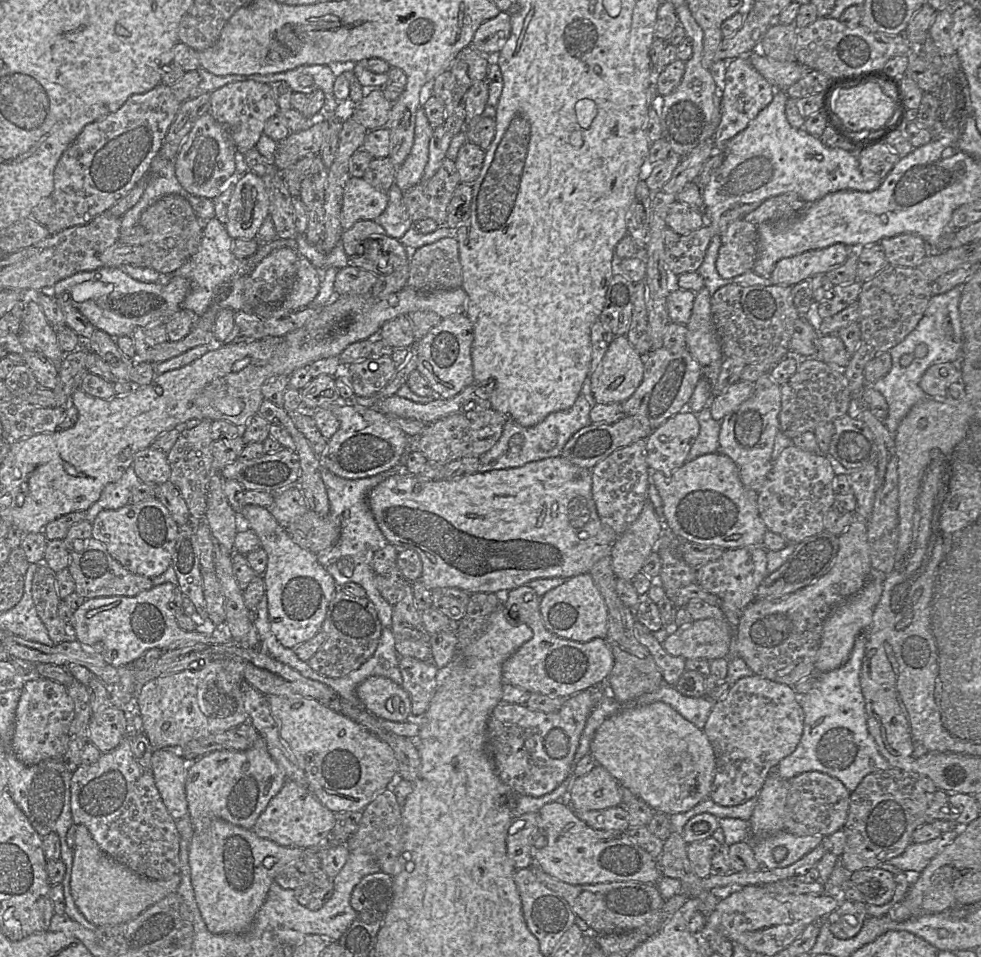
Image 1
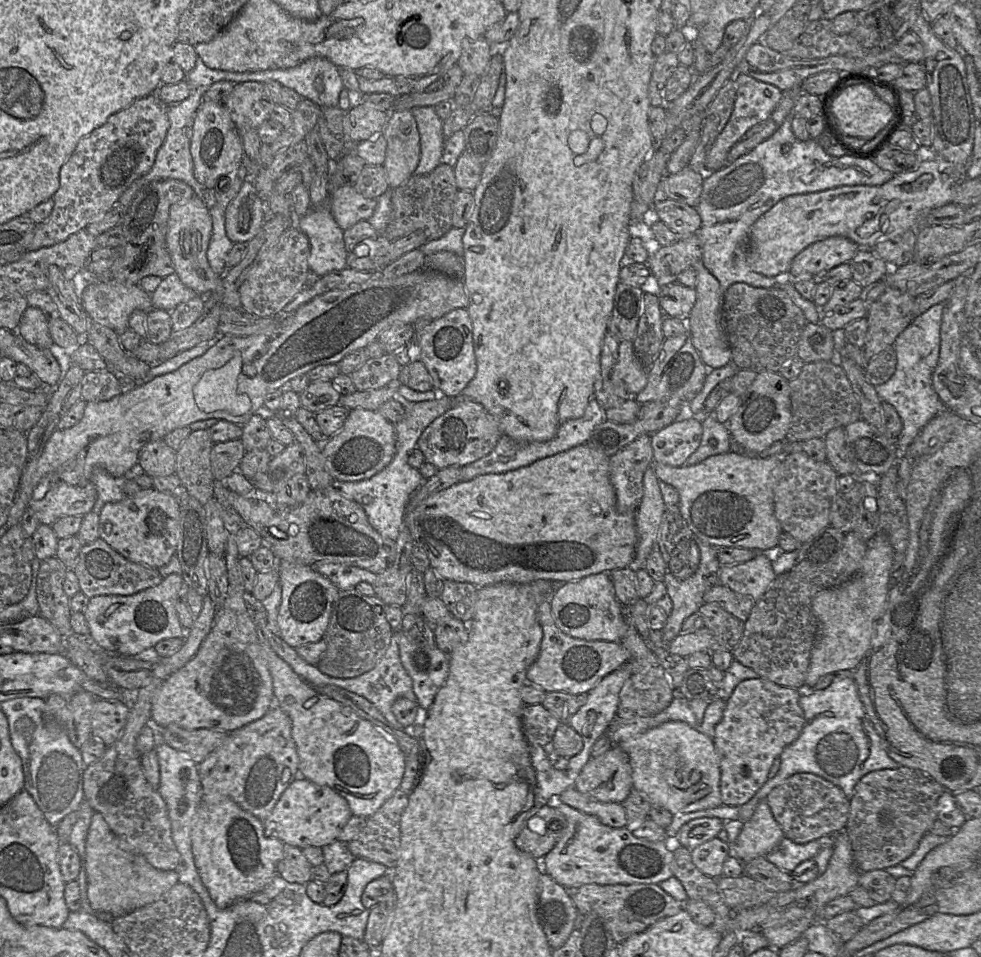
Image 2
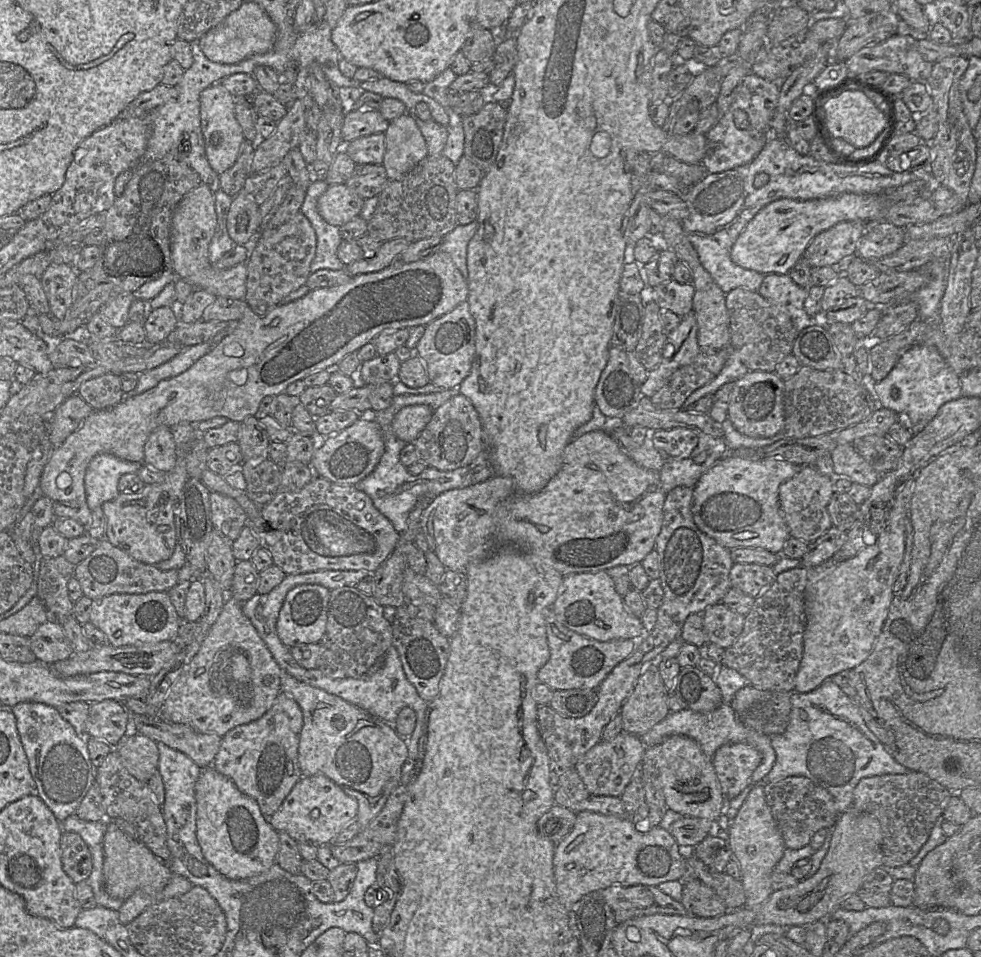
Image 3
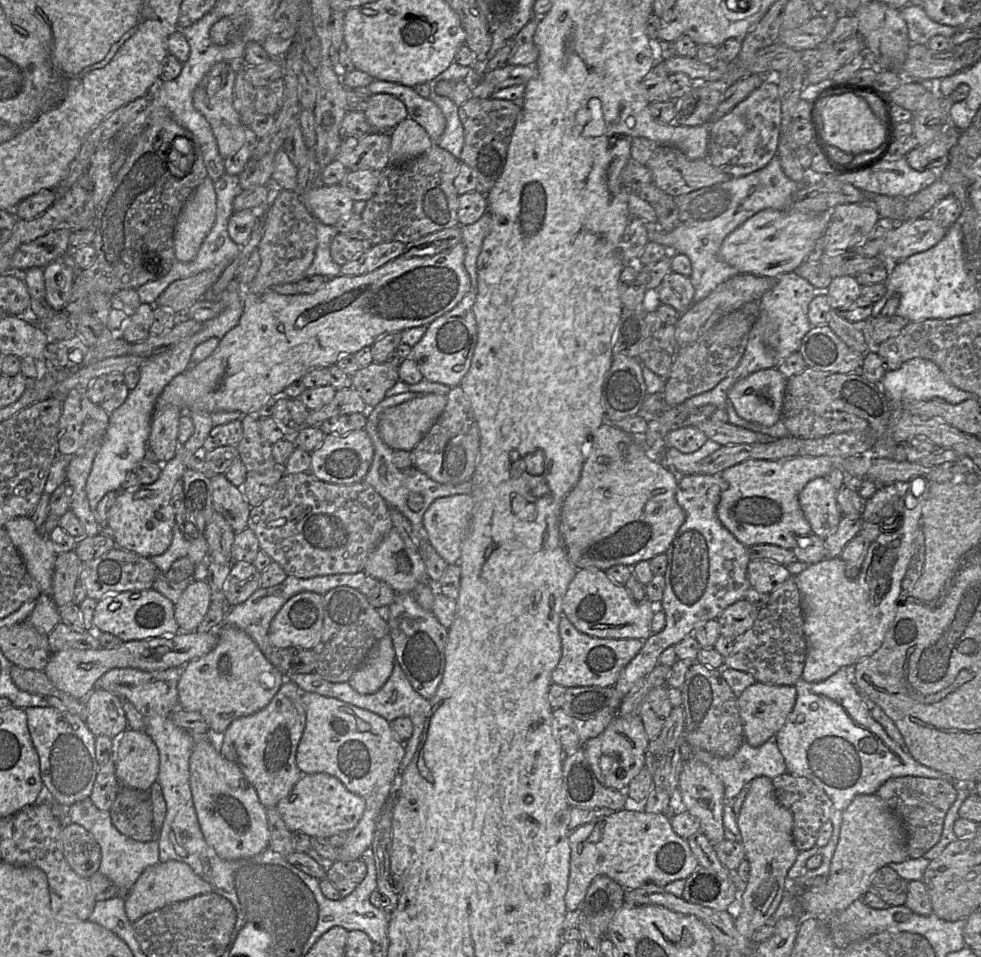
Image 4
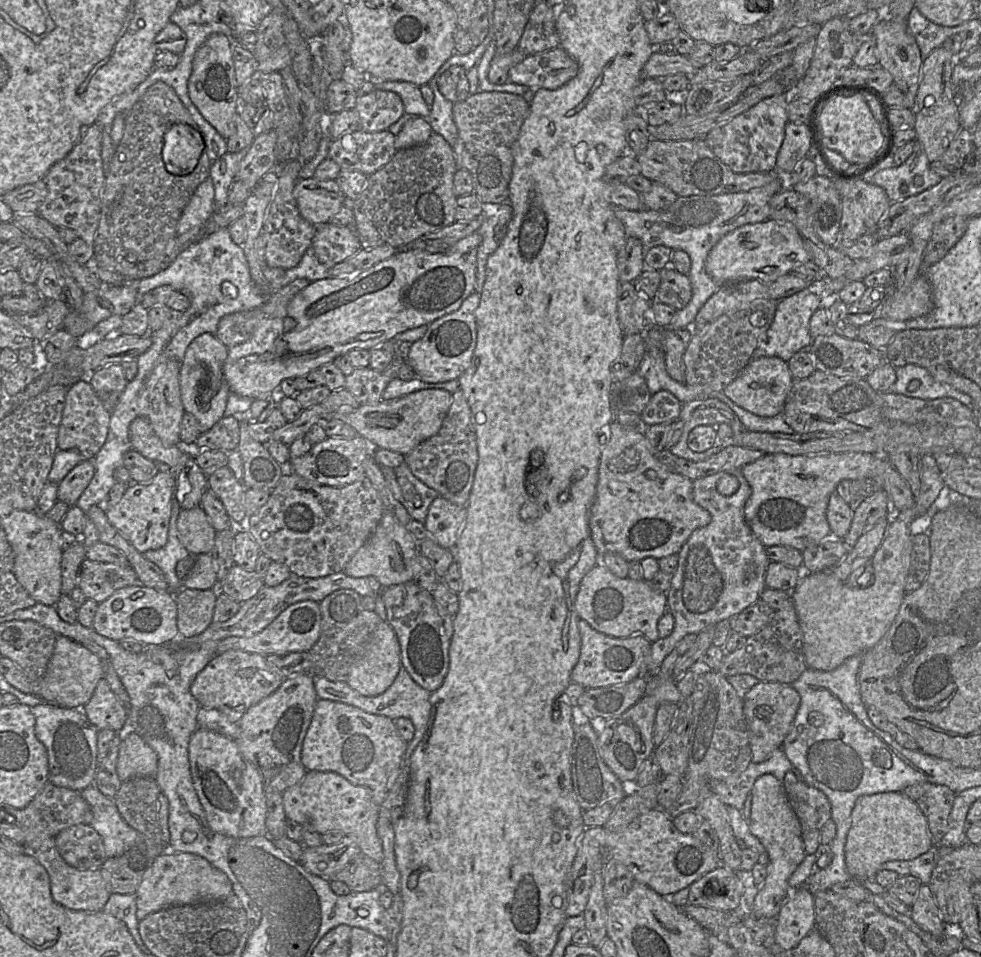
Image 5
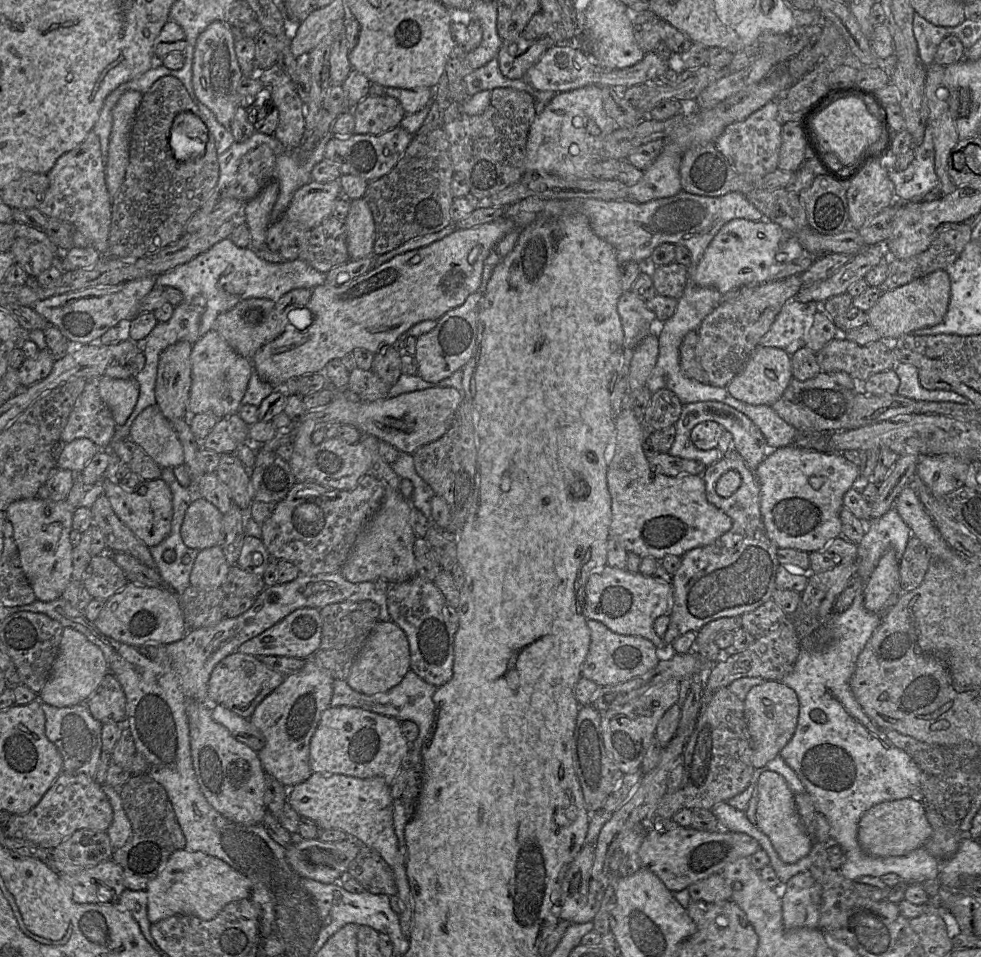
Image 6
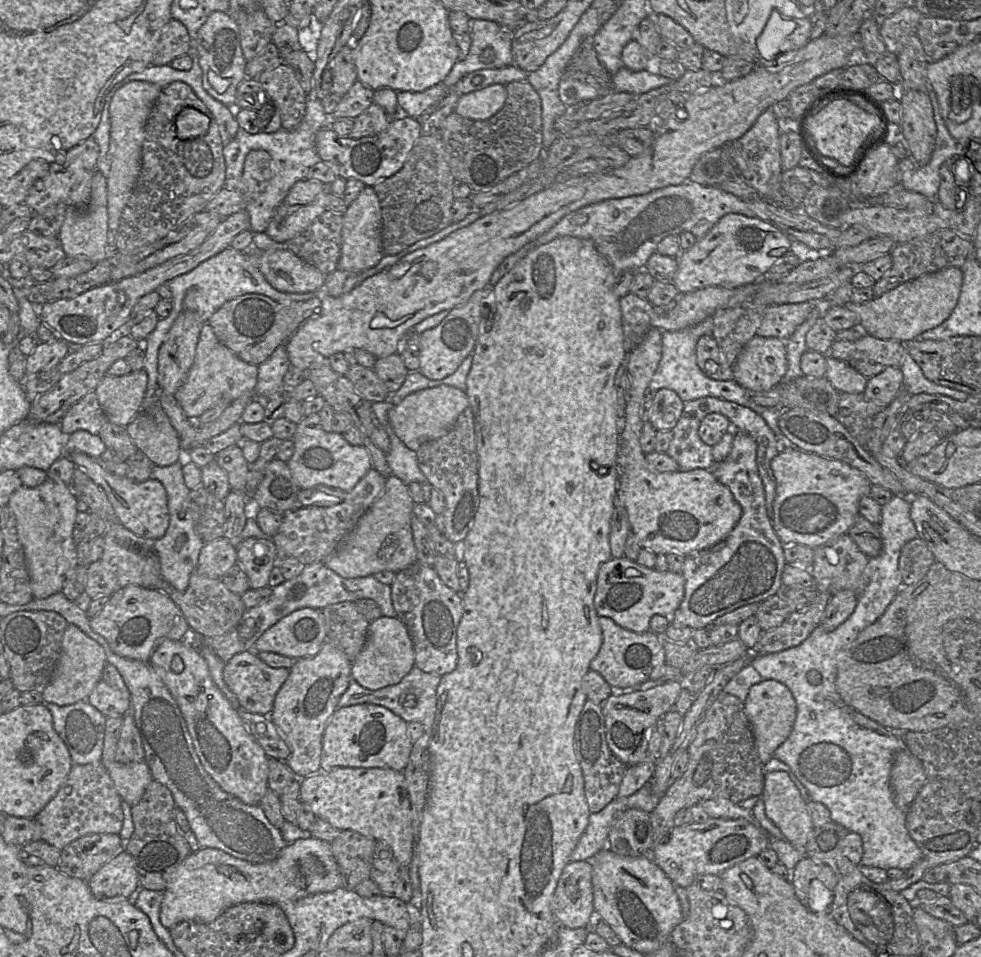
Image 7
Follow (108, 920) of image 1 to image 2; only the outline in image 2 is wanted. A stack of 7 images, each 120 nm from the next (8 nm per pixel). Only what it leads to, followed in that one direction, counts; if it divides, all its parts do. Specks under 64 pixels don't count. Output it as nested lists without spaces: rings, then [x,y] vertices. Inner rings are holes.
[[[95,812],[89,825],[83,868],[86,872],[87,898],[96,911],[119,917],[161,898],[178,882],[175,870],[161,871],[151,866],[141,854],[121,841],[100,813]]]

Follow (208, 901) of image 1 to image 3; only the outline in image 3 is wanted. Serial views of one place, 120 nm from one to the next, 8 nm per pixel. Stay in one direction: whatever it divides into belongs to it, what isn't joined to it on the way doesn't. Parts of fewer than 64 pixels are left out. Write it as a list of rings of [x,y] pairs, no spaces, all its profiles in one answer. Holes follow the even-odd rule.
[[[212,766],[202,768],[195,783],[196,838],[204,858],[223,876],[231,880],[242,880],[258,875],[276,862],[279,837],[278,832],[264,816],[258,803],[241,793],[232,780]]]

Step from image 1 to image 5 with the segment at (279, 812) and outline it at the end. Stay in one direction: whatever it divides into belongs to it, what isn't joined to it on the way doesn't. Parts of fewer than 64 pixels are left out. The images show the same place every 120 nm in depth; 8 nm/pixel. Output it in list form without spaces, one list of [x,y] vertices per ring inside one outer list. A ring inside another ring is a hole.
[[[307,771],[301,781],[283,792],[283,805],[288,821],[296,822],[302,827],[313,827],[322,835],[339,830],[346,836],[355,836],[364,855],[378,863],[382,862],[383,846],[377,833],[380,806],[375,804],[373,793],[368,787],[354,785],[335,772]]]

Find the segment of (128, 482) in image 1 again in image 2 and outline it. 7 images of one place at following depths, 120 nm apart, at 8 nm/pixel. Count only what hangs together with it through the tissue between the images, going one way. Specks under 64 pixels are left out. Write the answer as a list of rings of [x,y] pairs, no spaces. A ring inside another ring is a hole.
[[[139,464],[132,466],[132,468],[121,477],[113,477],[104,469],[96,468],[92,475],[92,481],[97,490],[97,499],[92,512],[100,514],[106,503],[119,502],[124,499],[125,494],[123,487],[125,482],[143,473],[143,469]]]

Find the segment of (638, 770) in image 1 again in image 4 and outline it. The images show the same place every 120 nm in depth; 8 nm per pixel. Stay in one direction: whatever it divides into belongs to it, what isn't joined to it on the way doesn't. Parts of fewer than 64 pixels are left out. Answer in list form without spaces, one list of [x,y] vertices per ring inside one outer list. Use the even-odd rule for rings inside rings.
[[[689,759],[683,762],[678,790],[687,812],[698,819],[700,830],[706,835],[708,840],[713,845],[723,841],[725,839],[725,827],[723,824],[725,796],[721,780],[701,761]]]

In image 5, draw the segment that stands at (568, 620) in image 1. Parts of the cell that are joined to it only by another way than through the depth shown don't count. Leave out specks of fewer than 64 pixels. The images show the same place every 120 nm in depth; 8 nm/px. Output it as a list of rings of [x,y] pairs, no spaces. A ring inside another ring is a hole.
[[[599,562],[581,580],[574,607],[579,618],[600,633],[615,638],[642,635],[653,643],[659,639],[658,621],[667,612],[667,595],[651,581],[618,578]]]

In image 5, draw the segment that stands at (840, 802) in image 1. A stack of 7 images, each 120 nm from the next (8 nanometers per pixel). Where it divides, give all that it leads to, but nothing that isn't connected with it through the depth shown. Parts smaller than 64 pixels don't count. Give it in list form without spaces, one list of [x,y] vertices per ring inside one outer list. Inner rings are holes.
[[[792,772],[785,774],[782,784],[801,824],[805,853],[813,854],[821,845],[822,827],[831,819],[830,802],[821,790],[799,780]]]

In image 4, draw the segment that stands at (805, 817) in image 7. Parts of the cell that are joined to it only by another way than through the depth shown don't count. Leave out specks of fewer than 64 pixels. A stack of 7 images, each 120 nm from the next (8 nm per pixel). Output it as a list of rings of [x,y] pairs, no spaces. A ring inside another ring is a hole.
[[[757,777],[749,783],[749,792],[736,820],[741,844],[750,865],[750,874],[742,894],[742,912],[735,919],[735,926],[741,935],[752,940],[756,930],[770,923],[771,917],[782,902],[787,874],[795,863],[799,850],[793,842],[793,816],[778,802],[772,780],[768,777]]]

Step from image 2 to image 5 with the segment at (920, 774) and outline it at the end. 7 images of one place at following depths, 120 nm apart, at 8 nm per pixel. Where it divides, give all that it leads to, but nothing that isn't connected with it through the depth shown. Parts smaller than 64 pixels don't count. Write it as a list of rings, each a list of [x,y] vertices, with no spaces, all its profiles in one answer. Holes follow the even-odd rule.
[[[919,783],[906,787],[903,793],[911,798],[925,815],[931,833],[933,846],[938,846],[946,834],[949,825],[949,816],[953,808],[956,793],[945,785],[933,783]]]

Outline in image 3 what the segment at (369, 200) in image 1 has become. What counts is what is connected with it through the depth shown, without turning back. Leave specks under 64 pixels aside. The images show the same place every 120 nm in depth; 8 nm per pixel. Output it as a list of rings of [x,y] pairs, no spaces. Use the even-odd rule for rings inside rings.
[[[333,184],[319,197],[317,209],[327,223],[340,227],[359,216],[364,200],[346,184]]]

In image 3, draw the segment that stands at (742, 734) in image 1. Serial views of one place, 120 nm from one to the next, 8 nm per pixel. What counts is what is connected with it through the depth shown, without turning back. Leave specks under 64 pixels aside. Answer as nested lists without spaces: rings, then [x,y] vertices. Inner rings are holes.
[[[749,684],[735,693],[729,705],[746,726],[772,737],[788,726],[791,692],[759,690]],[[727,743],[716,750],[712,762],[727,800],[737,797],[751,783],[761,761],[761,753],[746,743]]]

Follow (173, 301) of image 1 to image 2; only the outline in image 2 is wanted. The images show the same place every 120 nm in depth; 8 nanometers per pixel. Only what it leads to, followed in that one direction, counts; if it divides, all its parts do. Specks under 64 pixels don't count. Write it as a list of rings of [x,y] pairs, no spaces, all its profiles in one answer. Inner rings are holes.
[[[87,277],[82,285],[81,305],[91,321],[109,327],[117,333],[128,328],[128,318],[134,310],[149,312],[153,306],[150,293],[138,285],[109,284],[98,280],[97,277]]]

